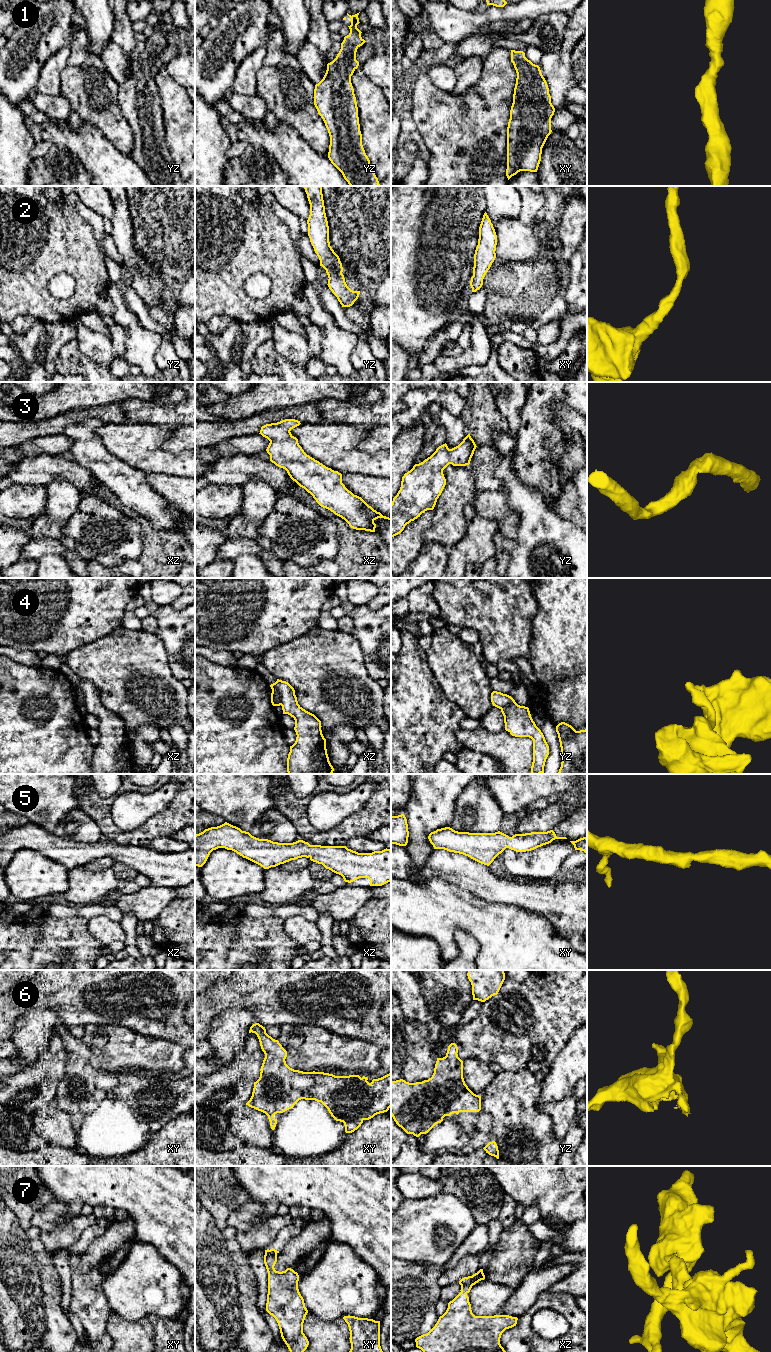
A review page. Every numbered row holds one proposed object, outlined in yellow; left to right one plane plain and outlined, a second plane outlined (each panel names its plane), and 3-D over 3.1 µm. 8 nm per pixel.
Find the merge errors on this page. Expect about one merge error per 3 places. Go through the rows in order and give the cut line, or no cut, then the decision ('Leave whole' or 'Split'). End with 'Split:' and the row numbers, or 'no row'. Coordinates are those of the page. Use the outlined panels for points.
1: No split. Leave whole
2: No split. Leave whole
3: No split. Leave whole
4: Split along xz (272, 690), (279, 695), (281, 704). Split
5: No split. Leave whole
6: No split. Leave whole
7: Split along xz (472, 1284), (461, 1286). Split
Split: 4, 7

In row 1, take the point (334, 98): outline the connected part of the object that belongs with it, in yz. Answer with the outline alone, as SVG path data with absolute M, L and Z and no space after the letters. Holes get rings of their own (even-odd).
M347 13L351 18L351 25L348 26L350 33L344 37L336 58L327 64L323 79L315 85L314 105L330 136L328 158L342 173L348 184L350 186L380 186L362 145L358 107L351 83L351 76L359 66L359 62L356 60L357 49L366 42L361 37L362 32L357 28L360 23L359 13L352 16Z

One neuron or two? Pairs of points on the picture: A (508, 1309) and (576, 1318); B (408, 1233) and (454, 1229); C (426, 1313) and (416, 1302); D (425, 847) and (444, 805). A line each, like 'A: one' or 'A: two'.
A: two
B: one
C: one
D: one

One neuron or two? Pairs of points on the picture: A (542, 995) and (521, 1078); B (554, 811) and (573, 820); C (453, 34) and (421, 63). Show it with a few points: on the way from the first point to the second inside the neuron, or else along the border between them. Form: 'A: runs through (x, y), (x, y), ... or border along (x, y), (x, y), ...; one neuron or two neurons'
A: border along (503, 1069), (507, 1071), (529, 1069), (540, 1076); two neurons
B: border along (571, 809), (552, 829); two neurons
C: border along (444, 43), (454, 43), (456, 45); two neurons

